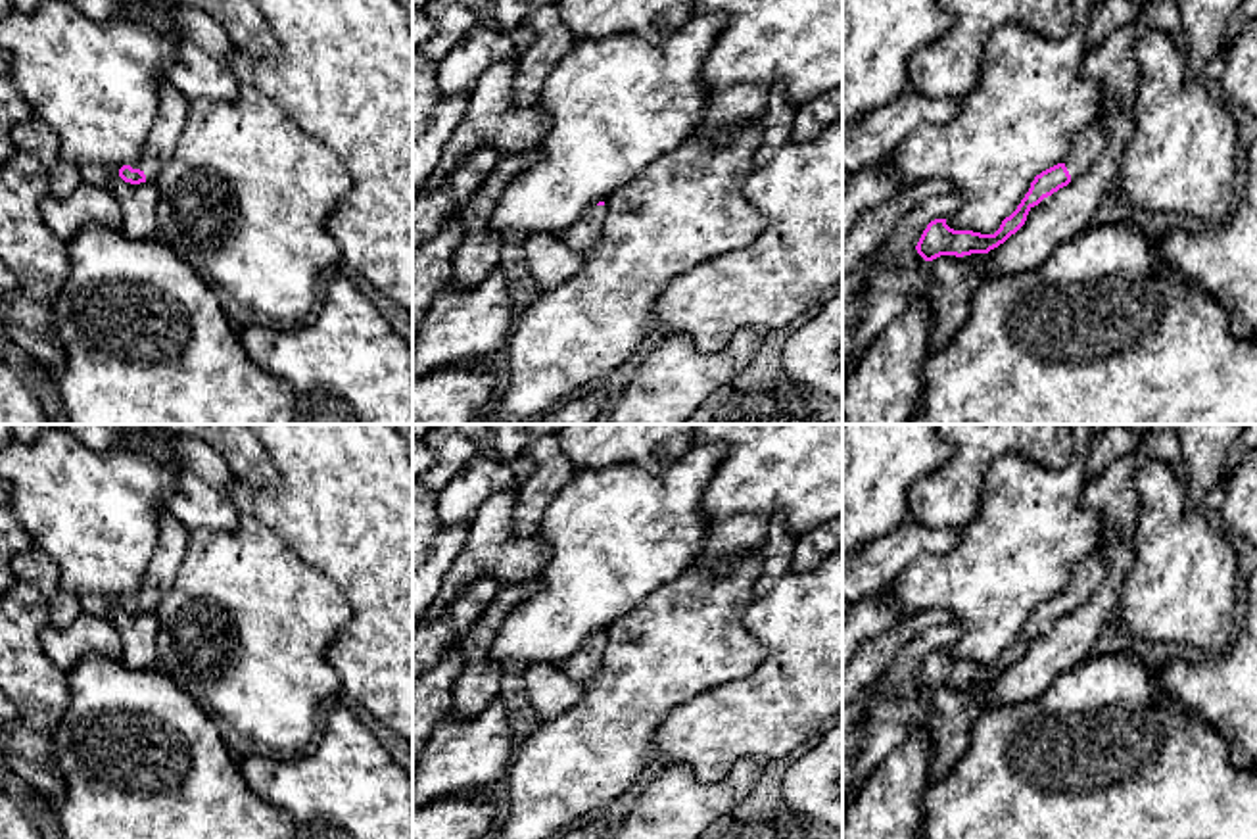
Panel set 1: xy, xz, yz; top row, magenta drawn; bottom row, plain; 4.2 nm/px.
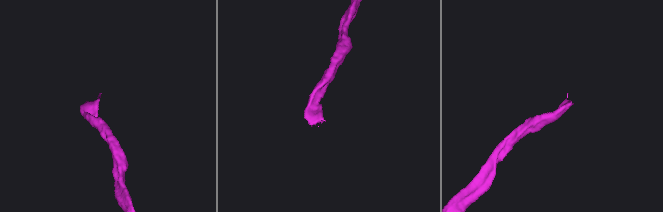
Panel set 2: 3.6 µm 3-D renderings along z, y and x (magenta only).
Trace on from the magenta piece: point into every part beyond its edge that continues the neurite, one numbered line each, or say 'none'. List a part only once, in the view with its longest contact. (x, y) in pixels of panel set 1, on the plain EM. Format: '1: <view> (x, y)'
1: xy (167, 557)

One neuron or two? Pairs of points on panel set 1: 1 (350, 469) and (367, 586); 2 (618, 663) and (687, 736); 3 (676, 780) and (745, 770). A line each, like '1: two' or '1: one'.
1: one
2: two
3: one

